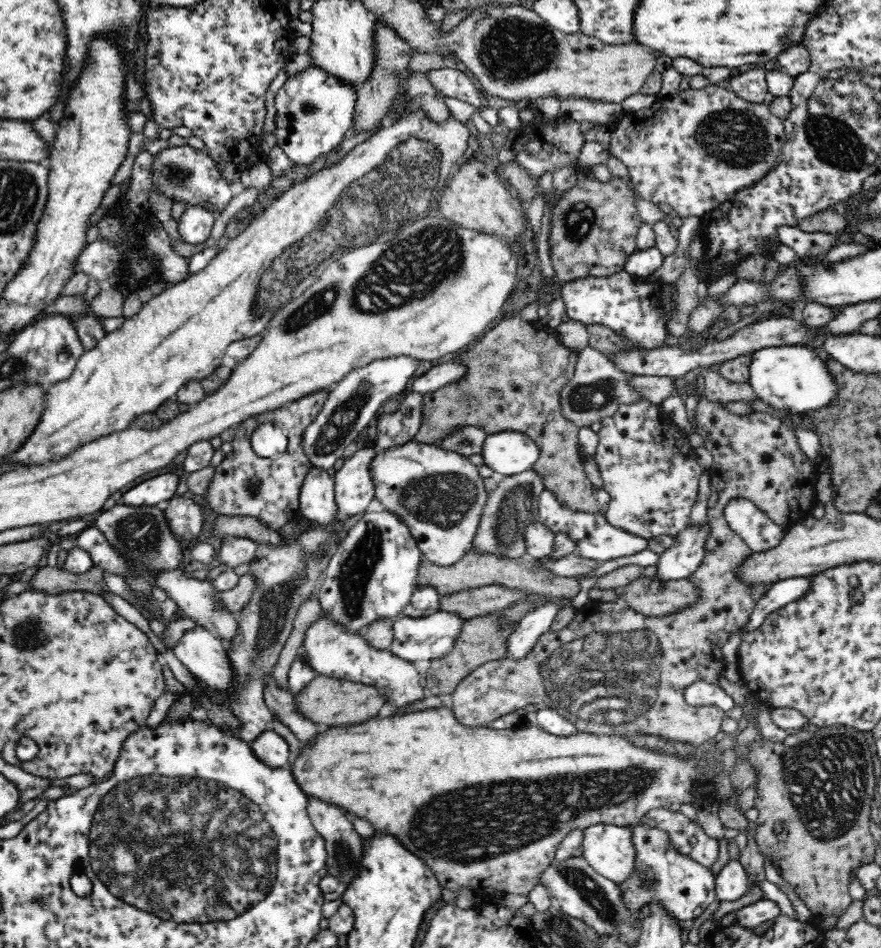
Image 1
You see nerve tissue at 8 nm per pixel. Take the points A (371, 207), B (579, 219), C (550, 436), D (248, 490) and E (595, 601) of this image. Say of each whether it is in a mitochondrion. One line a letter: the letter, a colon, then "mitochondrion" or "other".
A: mitochondrion
B: mitochondrion
C: other
D: mitochondrion
E: other

